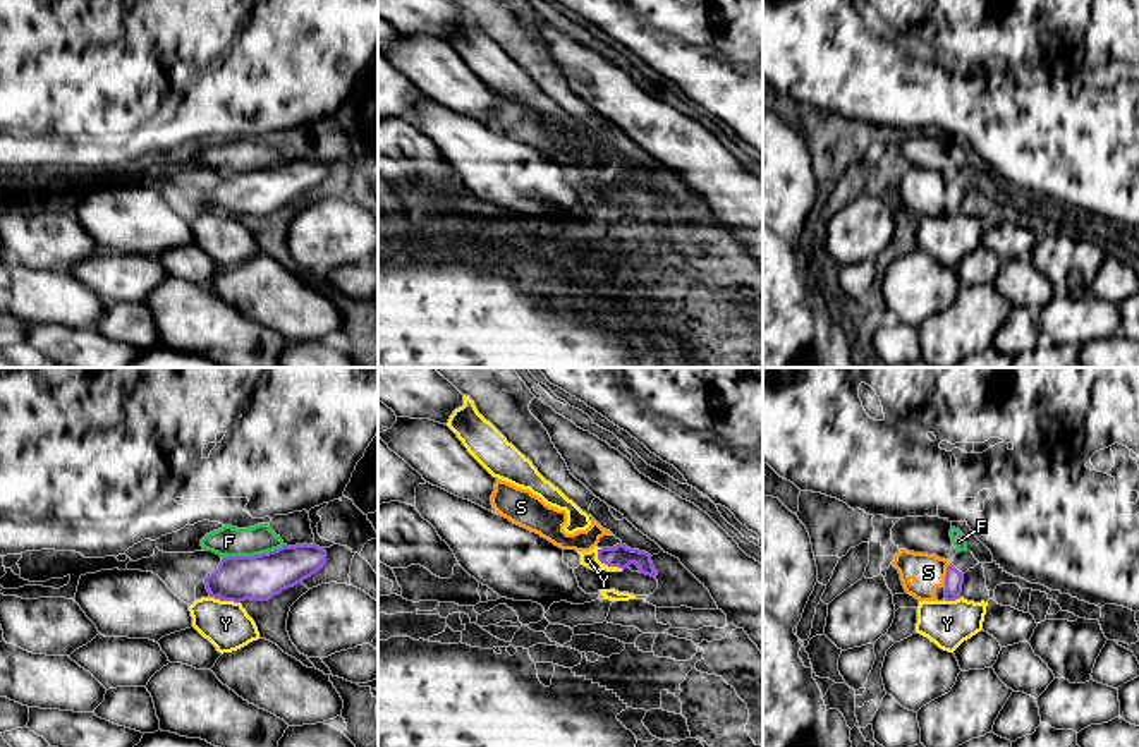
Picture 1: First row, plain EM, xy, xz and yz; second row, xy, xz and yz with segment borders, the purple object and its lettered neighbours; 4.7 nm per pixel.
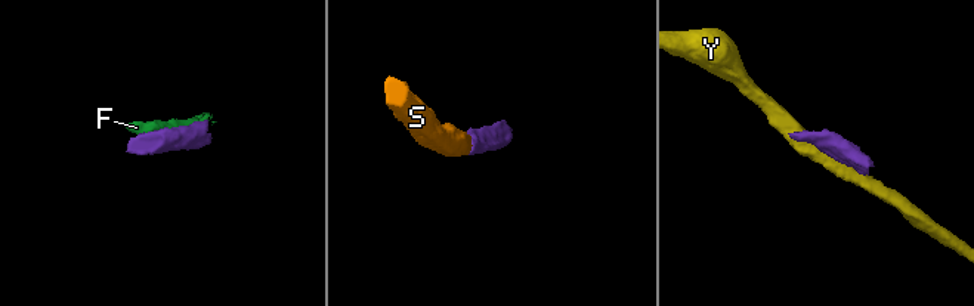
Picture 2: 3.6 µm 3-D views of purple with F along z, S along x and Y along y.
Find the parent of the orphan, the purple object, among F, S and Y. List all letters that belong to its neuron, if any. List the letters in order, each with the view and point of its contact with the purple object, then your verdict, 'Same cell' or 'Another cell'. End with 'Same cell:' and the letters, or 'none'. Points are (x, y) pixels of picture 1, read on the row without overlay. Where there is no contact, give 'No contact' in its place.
F: Touches purple at xy (255, 170). Another cell
S: Touches purple at yz (945, 191). Same cell
Y: Touches purple at xz (607, 179). Another cell
Same cell: S

